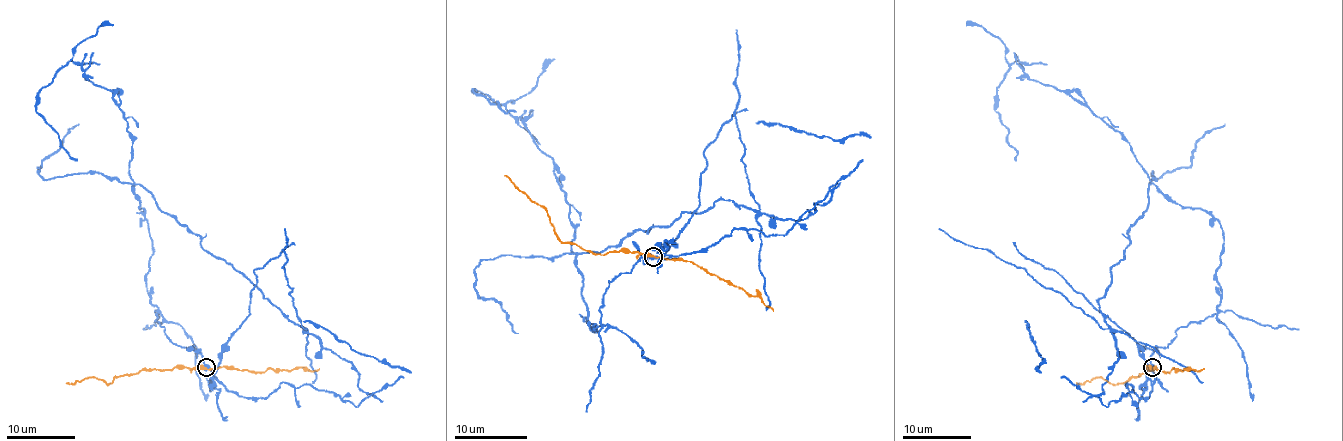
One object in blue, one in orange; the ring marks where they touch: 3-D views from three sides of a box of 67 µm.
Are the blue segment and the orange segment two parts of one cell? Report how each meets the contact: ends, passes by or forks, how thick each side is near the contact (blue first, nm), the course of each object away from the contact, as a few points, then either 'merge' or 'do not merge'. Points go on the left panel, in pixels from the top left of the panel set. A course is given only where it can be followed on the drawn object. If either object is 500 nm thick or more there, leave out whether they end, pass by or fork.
blue passes by | orange passes by | 440/320 nm | blue via (205, 367), (150, 302), (152, 242), (125, 114), (70, 61), (37, 111), (77, 161) | orange via (205, 367), (149, 369), (121, 375), (109, 384), (94, 377), (85, 377), (73, 384), (66, 382) | do not merge

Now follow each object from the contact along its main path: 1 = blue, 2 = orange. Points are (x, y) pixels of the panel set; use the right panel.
1: (1152, 367), (1154, 350), (1221, 302), (1221, 224), (1174, 204), (1118, 132), (1015, 61), (996, 111), (1016, 161)
2: (1152, 367), (1147, 367), (1150, 369), (1140, 375), (1114, 384), (1102, 377), (1094, 377), (1082, 384), (1076, 382)

